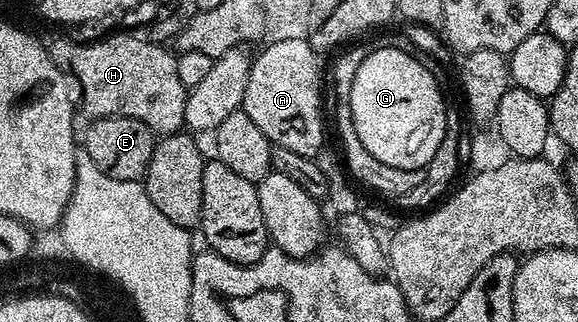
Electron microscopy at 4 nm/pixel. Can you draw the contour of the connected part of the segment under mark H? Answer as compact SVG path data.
M121 32L107 37L102 44L57 40L48 49L58 64L67 66L79 89L80 111L82 108L89 120L108 116L139 118L158 137L171 136L186 127L184 110L189 92L183 78L179 78L177 56L169 53L166 45L152 44L144 35L128 36Z

